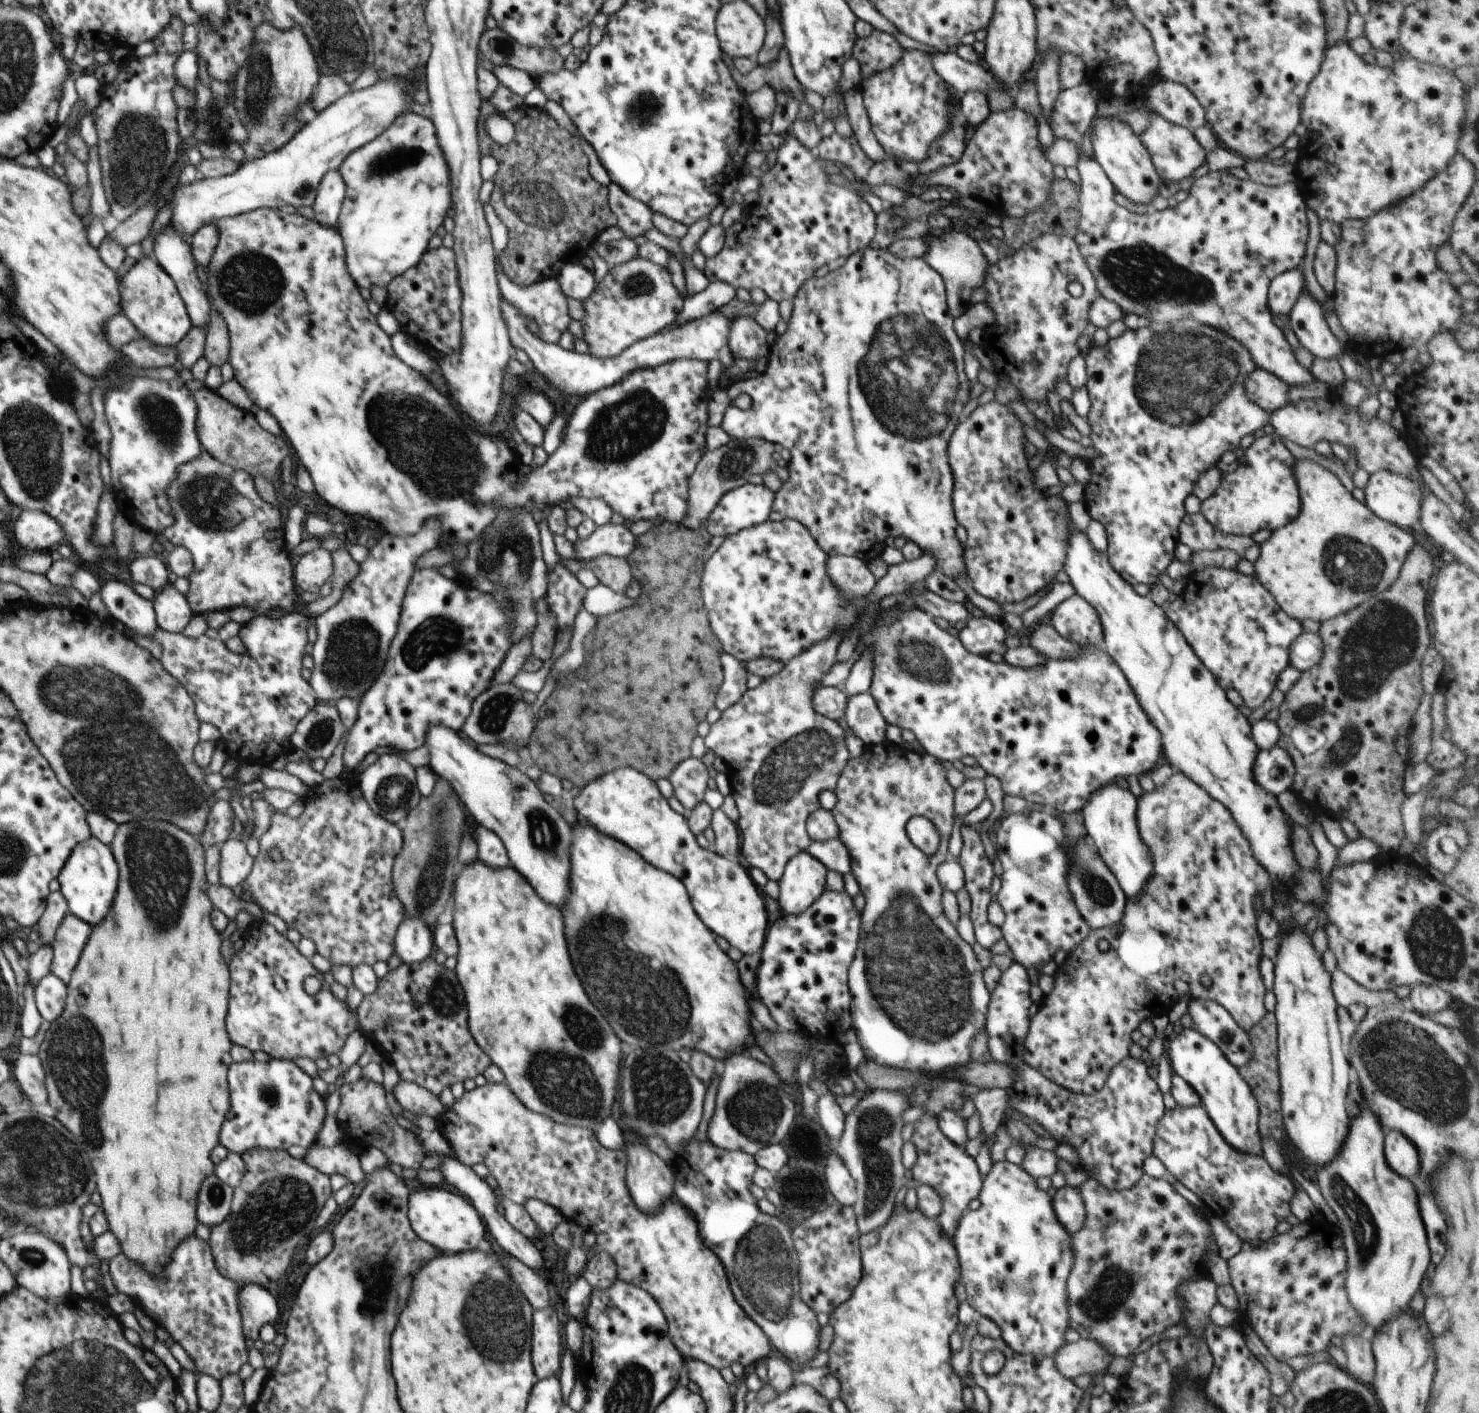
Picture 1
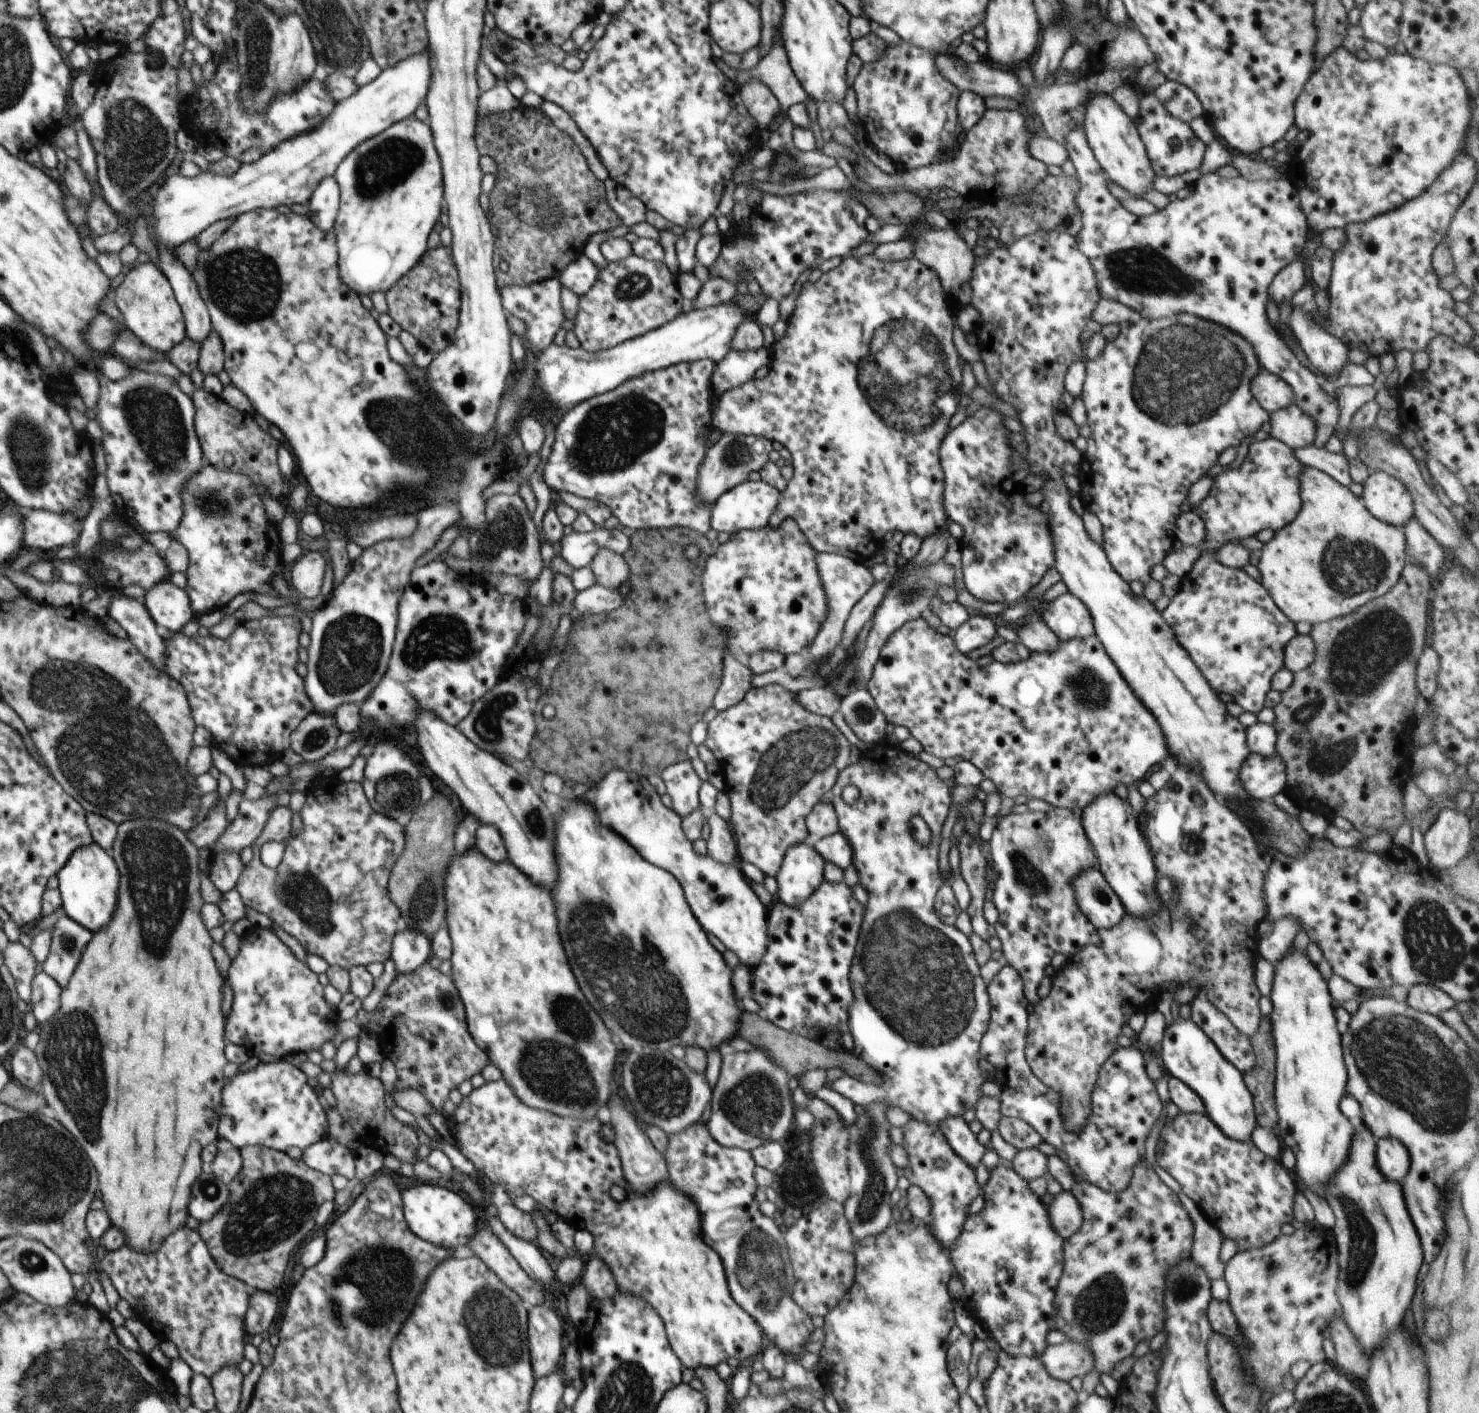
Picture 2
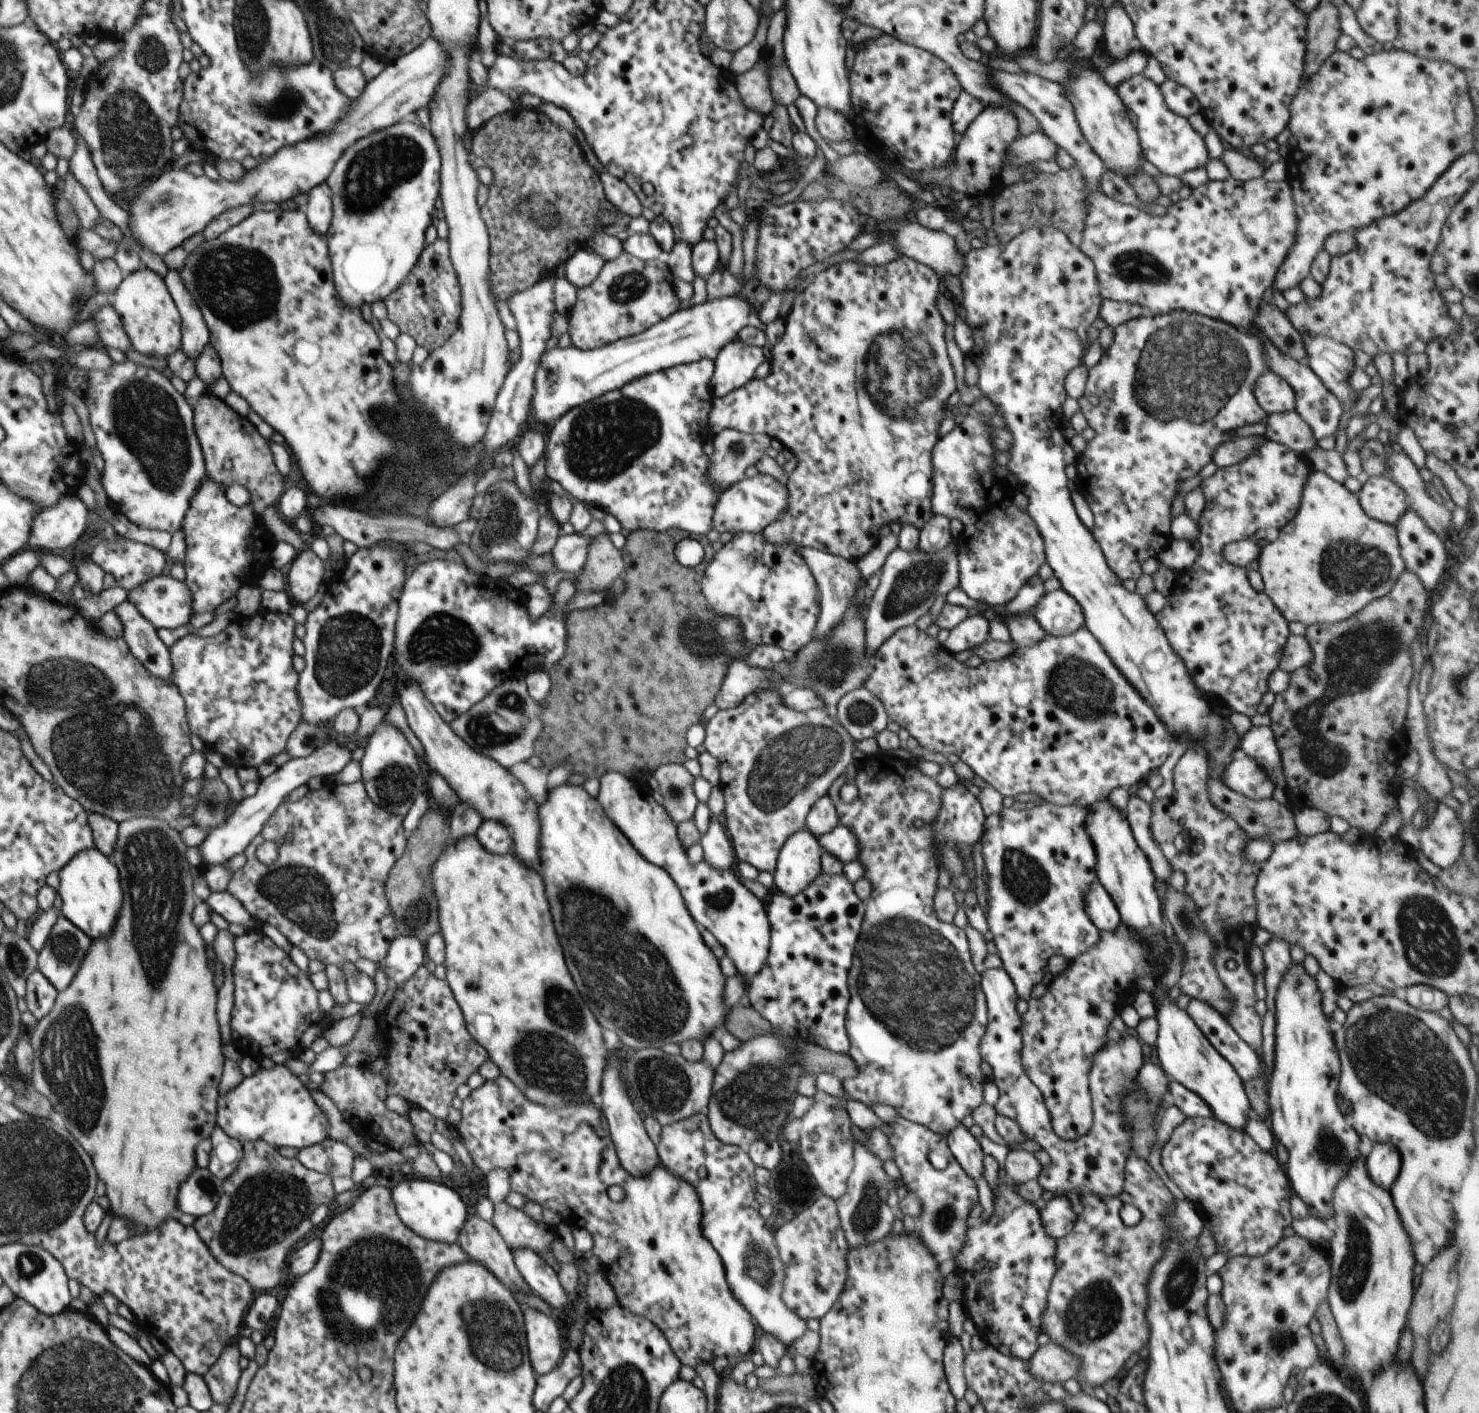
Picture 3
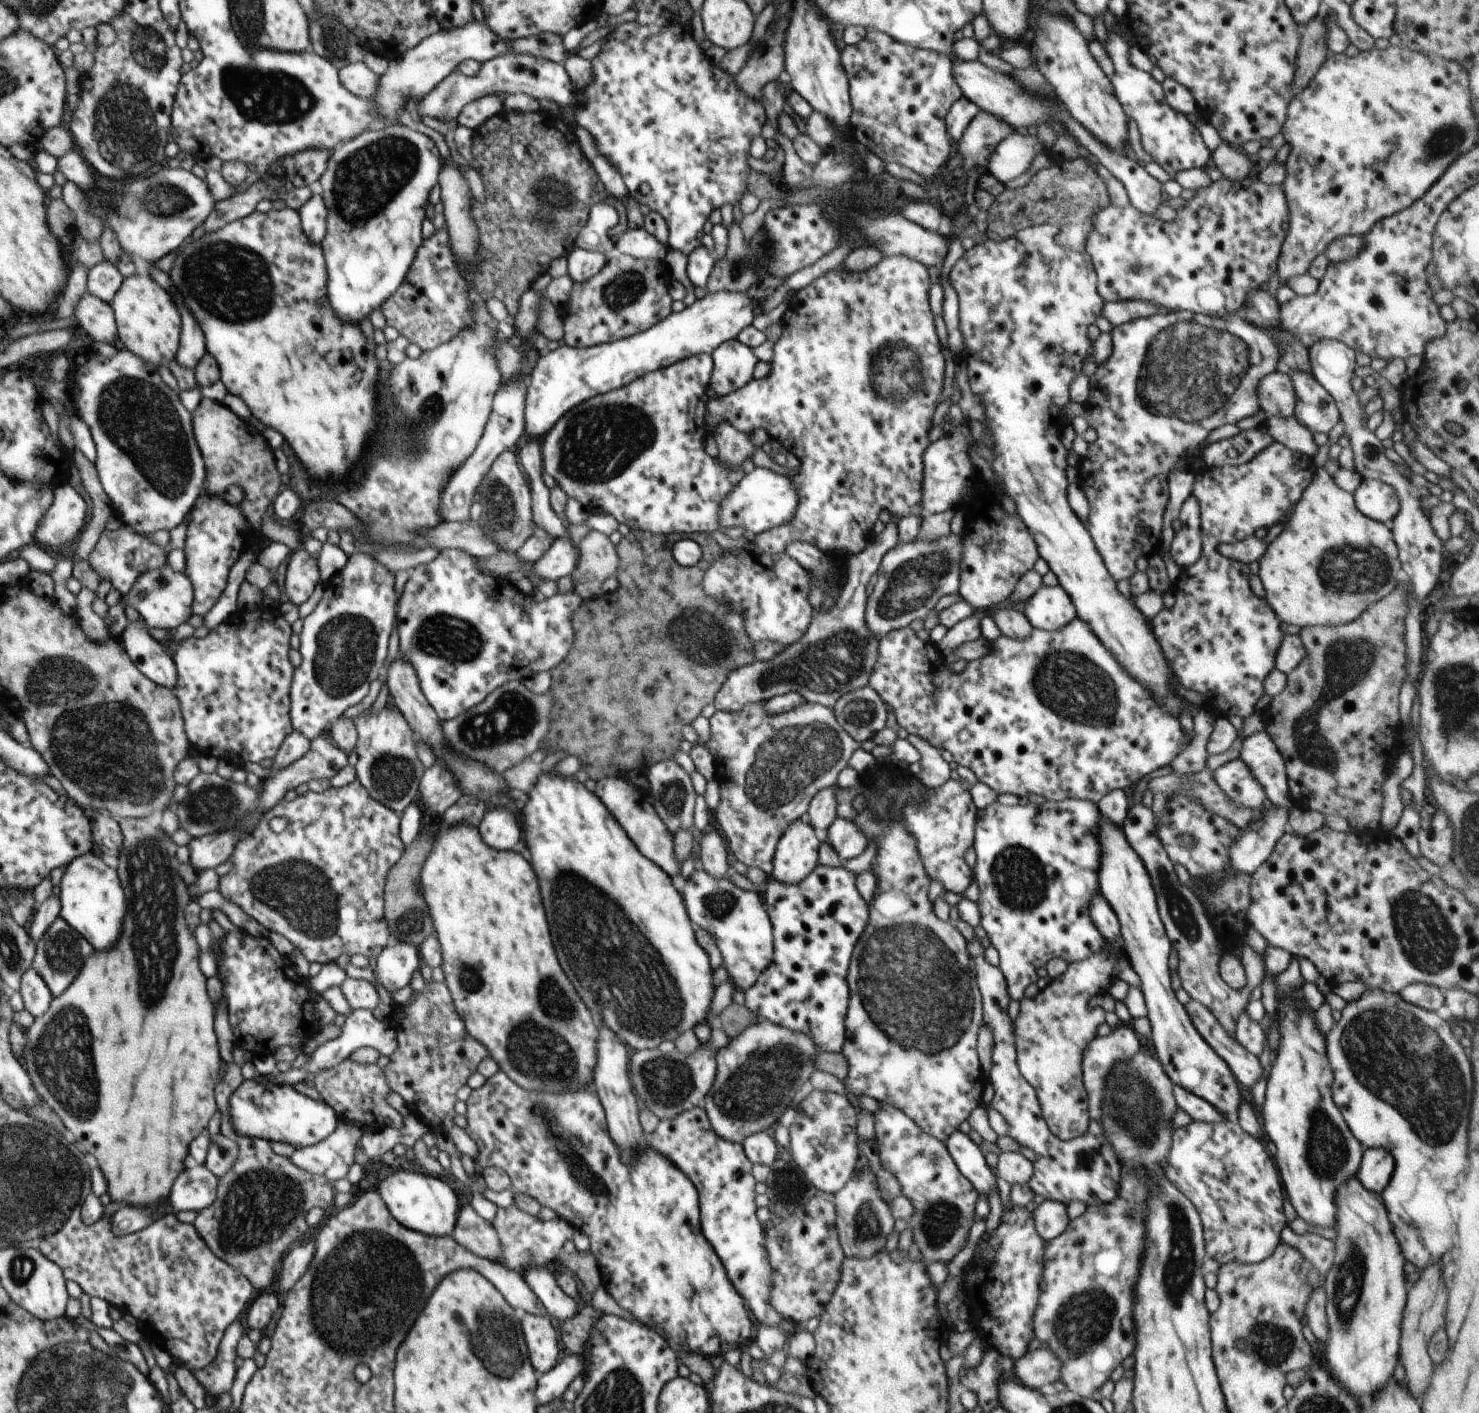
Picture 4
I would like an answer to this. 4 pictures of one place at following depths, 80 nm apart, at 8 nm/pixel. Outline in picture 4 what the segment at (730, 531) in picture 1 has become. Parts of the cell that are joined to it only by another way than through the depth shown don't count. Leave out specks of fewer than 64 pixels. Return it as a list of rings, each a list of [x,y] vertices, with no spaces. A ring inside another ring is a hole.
[[[756,467],[754,471],[744,476],[732,487],[719,506],[719,526],[732,528],[742,526],[749,536],[763,533],[769,528],[780,526],[793,519],[799,494],[794,483],[788,476],[781,476],[771,470]]]

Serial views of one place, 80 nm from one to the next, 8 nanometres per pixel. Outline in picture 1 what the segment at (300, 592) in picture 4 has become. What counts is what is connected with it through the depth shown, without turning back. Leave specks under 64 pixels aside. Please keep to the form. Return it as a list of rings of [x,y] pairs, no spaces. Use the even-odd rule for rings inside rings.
[[[318,547],[302,555],[300,562],[293,567],[295,586],[299,591],[318,594],[324,583],[333,576],[333,571],[331,553]]]

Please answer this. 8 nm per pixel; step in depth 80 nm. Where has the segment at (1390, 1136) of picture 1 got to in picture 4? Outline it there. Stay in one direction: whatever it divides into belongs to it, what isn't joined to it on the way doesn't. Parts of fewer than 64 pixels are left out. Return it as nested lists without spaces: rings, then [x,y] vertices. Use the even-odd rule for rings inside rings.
[[[1384,1148],[1367,1149],[1356,1176],[1362,1184],[1375,1193],[1381,1193],[1394,1174],[1395,1160]]]

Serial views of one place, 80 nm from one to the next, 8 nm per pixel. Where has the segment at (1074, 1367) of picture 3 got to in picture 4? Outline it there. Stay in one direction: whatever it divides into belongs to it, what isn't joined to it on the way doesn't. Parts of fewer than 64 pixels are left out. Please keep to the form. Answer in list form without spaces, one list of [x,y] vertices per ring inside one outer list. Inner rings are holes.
[[[1047,1346],[1028,1351],[1015,1361],[1015,1373],[1021,1384],[1030,1389],[1039,1389],[1046,1384],[1054,1384],[1061,1380],[1063,1362],[1056,1353]]]

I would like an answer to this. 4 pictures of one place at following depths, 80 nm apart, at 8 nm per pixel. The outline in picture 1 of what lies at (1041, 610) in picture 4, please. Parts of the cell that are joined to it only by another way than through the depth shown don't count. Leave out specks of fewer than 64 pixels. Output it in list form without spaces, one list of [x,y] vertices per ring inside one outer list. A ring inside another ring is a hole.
[[[1079,595],[1065,600],[1052,611],[1051,626],[1062,638],[1080,646],[1102,646],[1104,634],[1099,615]]]

